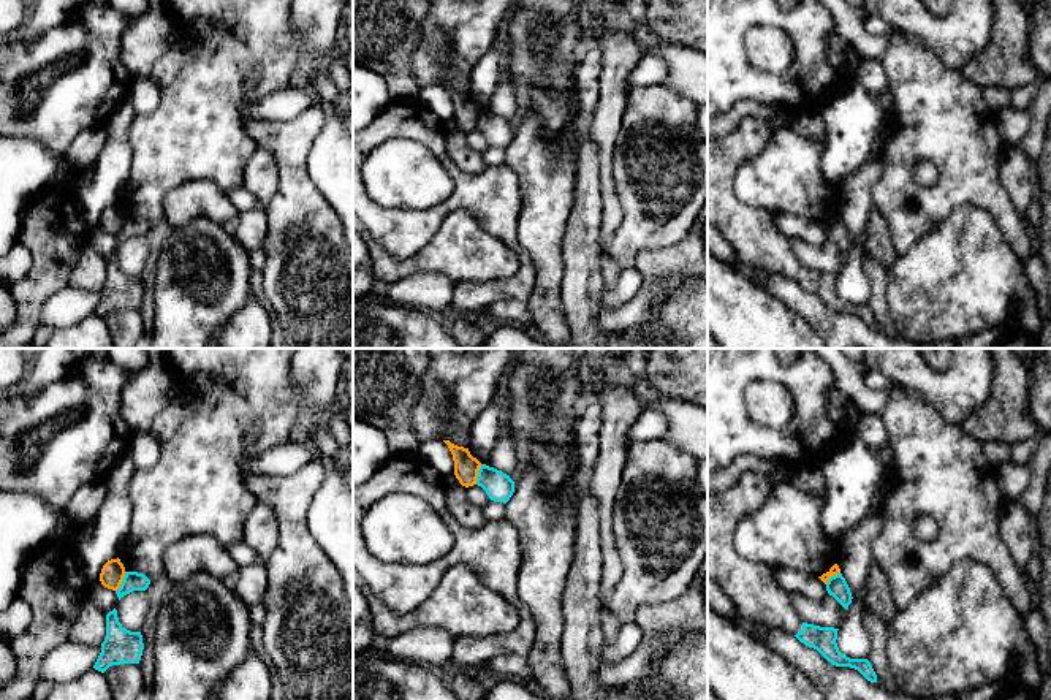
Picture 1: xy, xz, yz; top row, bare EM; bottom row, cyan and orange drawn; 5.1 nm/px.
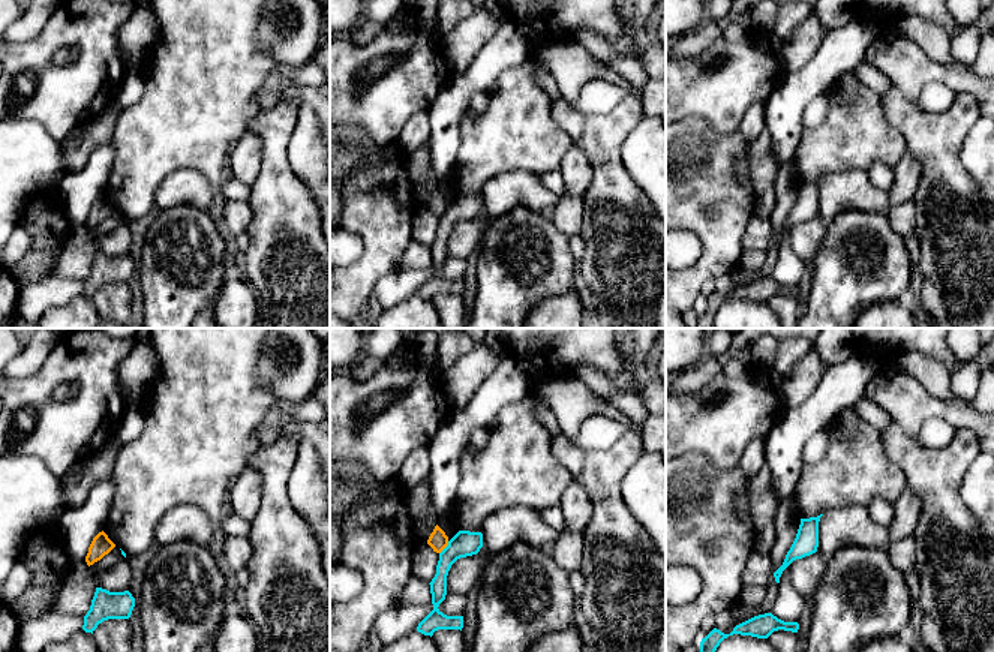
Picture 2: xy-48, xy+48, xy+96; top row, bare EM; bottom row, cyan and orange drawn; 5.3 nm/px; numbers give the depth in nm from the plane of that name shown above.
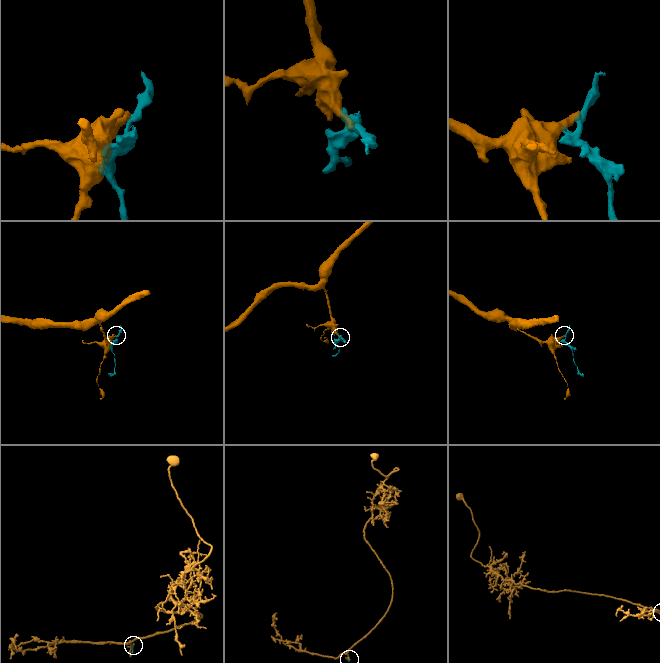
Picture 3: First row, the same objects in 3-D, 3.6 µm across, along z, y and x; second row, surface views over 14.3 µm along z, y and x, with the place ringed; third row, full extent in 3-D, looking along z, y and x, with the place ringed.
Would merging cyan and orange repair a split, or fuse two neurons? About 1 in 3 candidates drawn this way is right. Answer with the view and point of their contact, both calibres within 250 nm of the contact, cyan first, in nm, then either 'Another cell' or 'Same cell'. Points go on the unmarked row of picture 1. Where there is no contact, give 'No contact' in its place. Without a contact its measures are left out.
Touches cyan at xz (478, 119). Thickness 150 nm (cyan) against 130 nm. Another cell

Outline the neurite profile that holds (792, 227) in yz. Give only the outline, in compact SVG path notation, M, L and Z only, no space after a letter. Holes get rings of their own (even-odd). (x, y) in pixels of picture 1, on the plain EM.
M774 214L776 228L788 239L801 239L809 244L825 244L828 241L826 230L814 220L791 214Z

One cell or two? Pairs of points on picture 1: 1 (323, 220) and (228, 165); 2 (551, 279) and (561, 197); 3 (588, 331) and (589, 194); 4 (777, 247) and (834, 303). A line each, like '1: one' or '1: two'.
1: two
2: one
3: one
4: one

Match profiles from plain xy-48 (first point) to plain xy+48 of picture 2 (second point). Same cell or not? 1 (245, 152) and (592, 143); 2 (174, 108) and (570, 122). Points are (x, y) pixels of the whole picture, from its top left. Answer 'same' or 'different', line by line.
1: different
2: different

